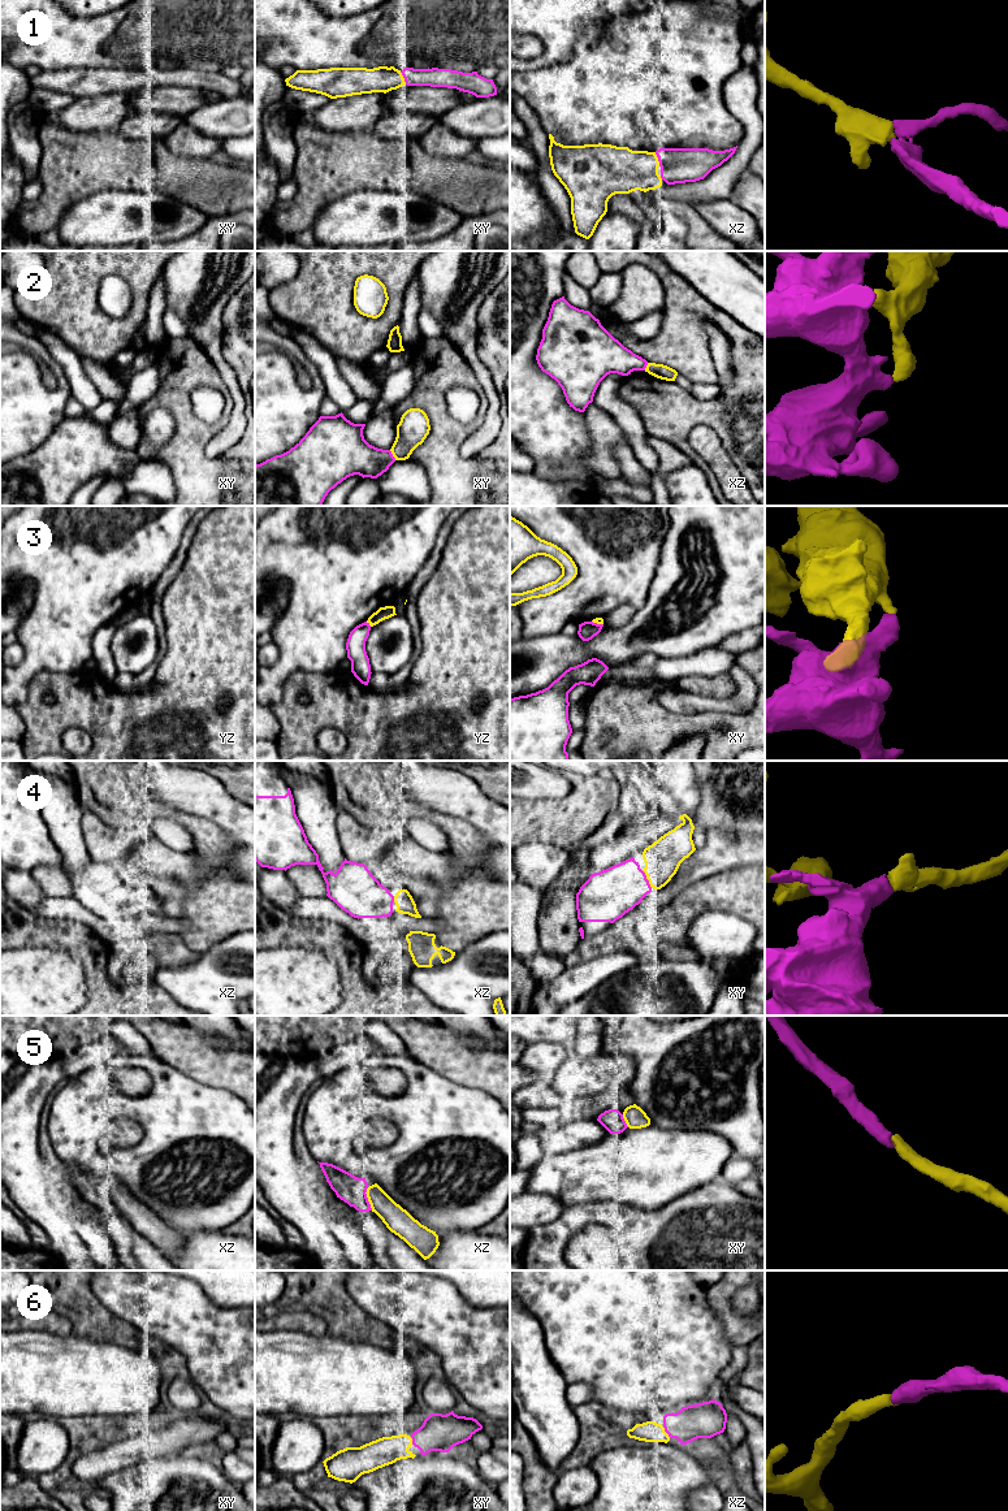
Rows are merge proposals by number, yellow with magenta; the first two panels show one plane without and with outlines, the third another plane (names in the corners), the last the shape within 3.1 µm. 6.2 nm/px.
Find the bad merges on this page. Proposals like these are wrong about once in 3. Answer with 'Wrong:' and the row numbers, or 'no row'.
Wrong: 2, 3

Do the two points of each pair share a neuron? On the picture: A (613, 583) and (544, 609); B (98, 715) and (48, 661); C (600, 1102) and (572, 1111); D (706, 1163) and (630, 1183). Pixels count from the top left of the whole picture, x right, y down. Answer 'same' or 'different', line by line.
A: same
B: different
C: same
D: same

